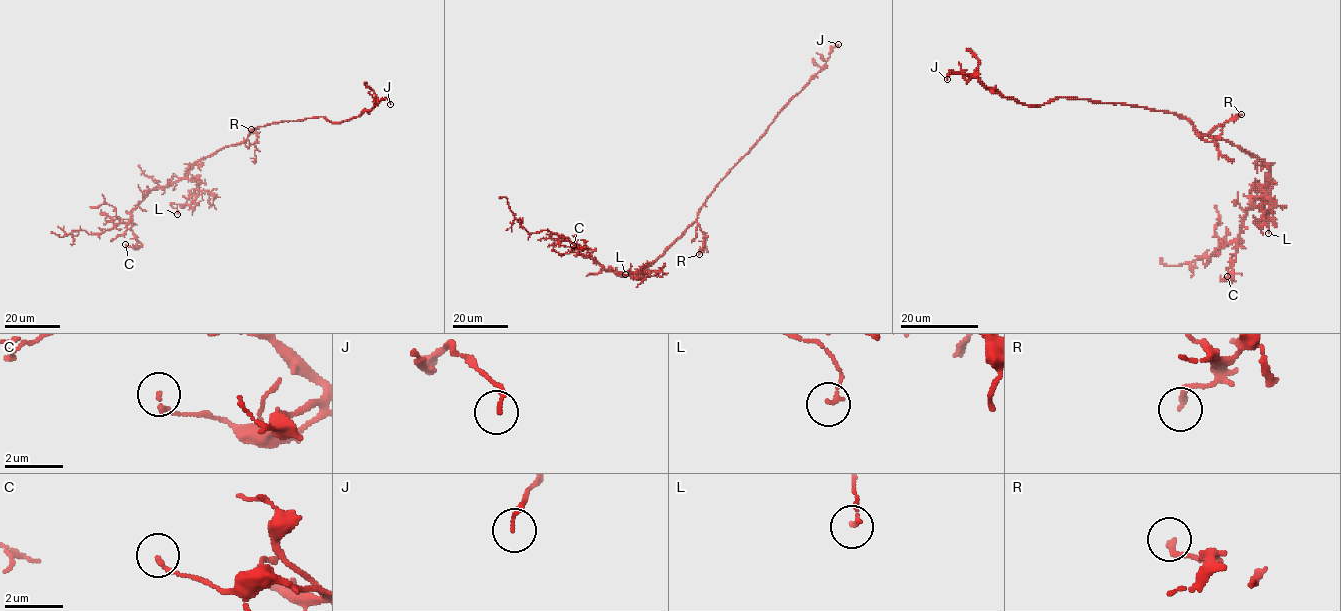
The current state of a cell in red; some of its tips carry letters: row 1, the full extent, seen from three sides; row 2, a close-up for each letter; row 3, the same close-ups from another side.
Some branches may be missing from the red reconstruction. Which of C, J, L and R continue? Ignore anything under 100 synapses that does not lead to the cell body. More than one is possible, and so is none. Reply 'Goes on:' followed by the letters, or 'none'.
Goes on: none

